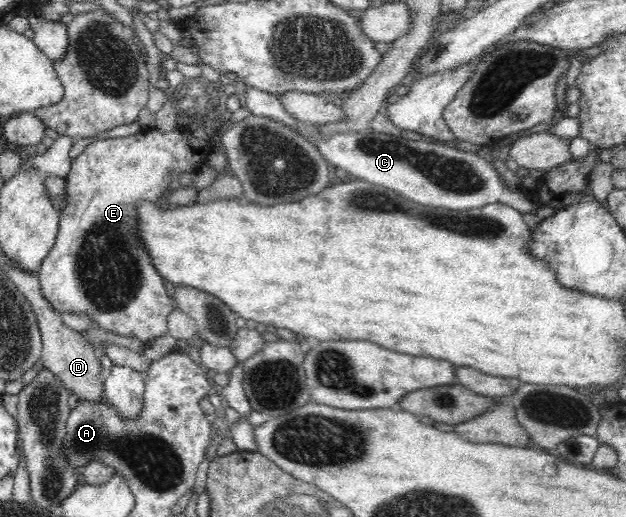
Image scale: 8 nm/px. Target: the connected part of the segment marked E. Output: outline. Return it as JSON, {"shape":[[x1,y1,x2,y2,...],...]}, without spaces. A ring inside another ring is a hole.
{"shape":[[180,126,166,133,162,133,156,128,150,130,146,129,135,135,98,139,87,145,82,153,80,153,76,159,72,160,71,171,65,178,68,207,61,212,55,244,44,258,39,272,37,273,41,285,40,289,42,290,45,300,48,301,51,307,60,314,70,313,90,316,90,318,92,318,92,326,98,325,98,327,102,327,102,329,106,329,106,331,112,331,112,333,116,333,116,335,122,335,122,337,135,337,144,344,148,343,148,341,152,341,152,339,156,339,156,337,166,335,168,333,167,318,175,311,177,305,174,303,170,287,166,287,164,281,162,281,162,277,156,275,156,269,154,269,154,265,152,265,148,253,144,251,144,245,142,245,140,239,138,239,138,225,136,225,138,219,136,219,137,211,134,209,134,205,136,202,142,202,142,200,152,202,164,196,170,190,171,172,176,173,180,177,183,175,192,175,199,169,200,165,204,163,204,159,213,145,215,145,214,139,209,139,209,137,196,137,187,131,186,128]]}

